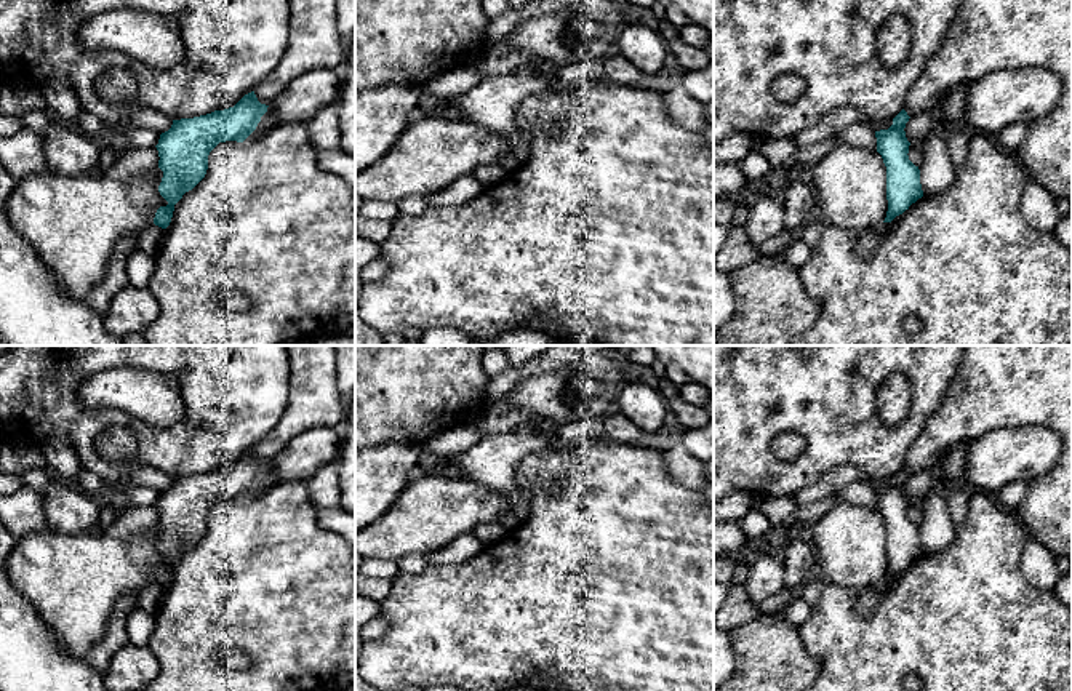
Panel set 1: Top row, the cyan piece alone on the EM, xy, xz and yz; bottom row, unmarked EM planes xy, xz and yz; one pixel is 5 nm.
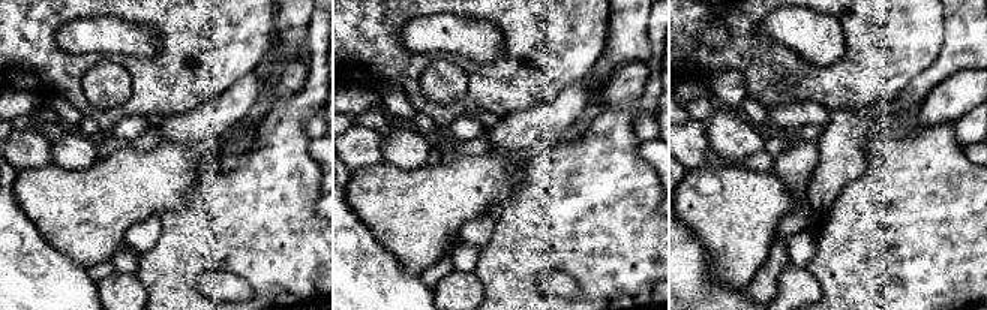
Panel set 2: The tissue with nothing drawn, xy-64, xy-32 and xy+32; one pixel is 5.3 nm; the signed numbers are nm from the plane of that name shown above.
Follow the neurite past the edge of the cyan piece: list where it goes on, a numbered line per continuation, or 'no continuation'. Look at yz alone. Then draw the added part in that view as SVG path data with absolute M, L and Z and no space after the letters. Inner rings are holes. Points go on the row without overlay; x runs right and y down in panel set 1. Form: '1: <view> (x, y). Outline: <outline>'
no continuation

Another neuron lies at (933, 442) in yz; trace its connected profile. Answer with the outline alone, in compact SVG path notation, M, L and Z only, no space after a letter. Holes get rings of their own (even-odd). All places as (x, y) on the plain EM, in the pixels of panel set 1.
M965 346L944 401L912 443L904 469L909 475L920 473L954 445L970 443L989 430L1032 424L1051 429L1064 446L1058 464L1027 483L1014 513L1029 536L1054 557L1072 561L1072 346Z

